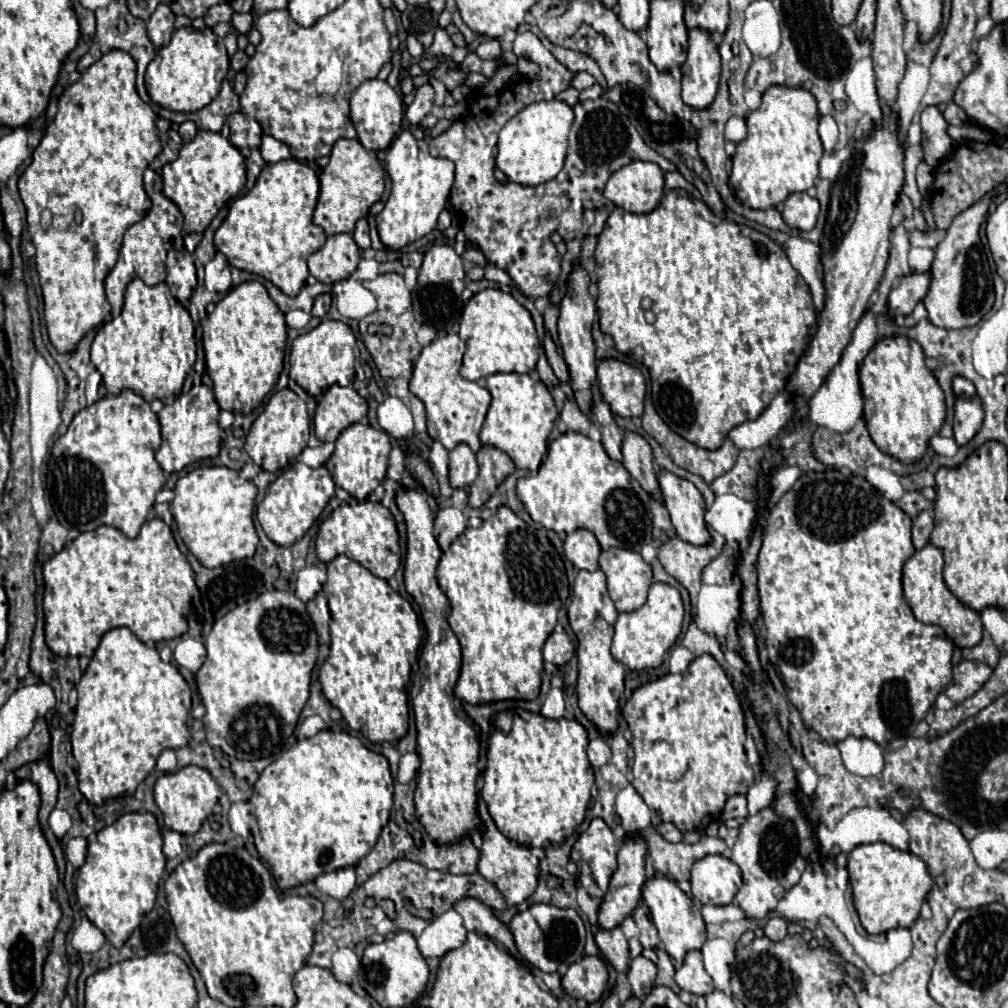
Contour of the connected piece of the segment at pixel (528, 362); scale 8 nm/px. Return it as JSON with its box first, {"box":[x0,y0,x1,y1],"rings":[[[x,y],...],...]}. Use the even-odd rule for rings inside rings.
{"box":[459,288,540,380],"rings":[[[486,288],[474,294],[462,312],[459,337],[466,343],[460,374],[466,380],[482,380],[496,372],[530,372],[539,359],[540,341],[530,312],[512,294]]]}

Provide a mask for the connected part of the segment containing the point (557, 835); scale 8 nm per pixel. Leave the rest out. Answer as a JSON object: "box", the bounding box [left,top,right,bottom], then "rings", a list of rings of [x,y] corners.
{"box":[480,710,594,848],"rings":[[[528,710],[500,712],[496,716],[494,730],[488,738],[484,786],[480,796],[498,830],[506,838],[516,840],[520,846],[544,848],[548,842],[564,842],[582,824],[590,802],[590,790],[594,786],[594,770],[588,762],[586,748],[588,734],[578,720],[550,720]]]}

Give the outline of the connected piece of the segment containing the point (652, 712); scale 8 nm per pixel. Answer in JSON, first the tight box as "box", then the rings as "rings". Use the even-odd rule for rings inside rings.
{"box":[622,656,754,832],"rings":[[[698,656],[690,662],[690,666],[680,672],[680,674],[666,674],[654,682],[646,682],[642,686],[638,686],[632,696],[628,698],[628,702],[622,708],[624,720],[628,722],[628,728],[632,732],[632,748],[634,748],[634,762],[632,762],[632,786],[636,788],[636,792],[644,798],[644,802],[648,804],[650,812],[652,812],[652,826],[658,826],[662,822],[672,822],[680,832],[704,832],[706,826],[710,822],[720,820],[720,814],[724,810],[724,804],[730,796],[734,794],[746,794],[748,786],[754,784],[754,772],[752,768],[746,766],[746,754],[744,754],[744,740],[746,740],[746,720],[744,720],[744,710],[742,704],[732,688],[732,682],[728,680],[726,672],[722,670],[722,666],[712,660],[712,656]]]}

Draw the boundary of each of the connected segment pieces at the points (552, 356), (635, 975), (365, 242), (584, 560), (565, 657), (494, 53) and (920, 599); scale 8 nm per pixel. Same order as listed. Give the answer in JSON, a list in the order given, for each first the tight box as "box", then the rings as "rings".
[{"box":[544,334,570,384],"rings":[[[546,334],[546,340],[544,340],[544,350],[546,350],[546,358],[552,364],[552,370],[560,378],[560,382],[570,384],[570,370],[568,370],[564,358],[556,352],[556,346],[554,346],[554,342],[552,342],[552,338],[548,334]]]},{"box":[628,956,656,996],"rings":[[[644,956],[632,958],[630,970],[628,970],[628,980],[632,984],[634,996],[648,994],[654,986],[654,980],[656,980],[656,964]]]},{"box":[354,218,370,250],"rings":[[[362,218],[358,224],[356,224],[356,230],[354,230],[354,240],[356,240],[356,244],[358,244],[358,248],[362,248],[362,250],[366,250],[366,248],[370,248],[370,236],[368,236],[368,220],[366,218]]]},{"box":[564,528,602,572],"rings":[[[578,528],[578,530],[570,532],[564,540],[566,558],[580,570],[588,570],[588,572],[598,570],[600,552],[602,552],[602,548],[600,548],[596,536],[586,528]]]},{"box":[544,632,574,666],"rings":[[[552,632],[544,644],[544,660],[564,666],[574,656],[574,644],[566,632]]]},{"box":[476,40,502,60],"rings":[[[488,40],[488,42],[482,42],[478,48],[476,48],[476,54],[482,58],[482,60],[494,60],[498,58],[502,52],[502,44],[498,40]]]},{"box":[904,544,982,648],"rings":[[[926,544],[922,550],[916,550],[914,556],[904,564],[904,596],[916,616],[916,620],[924,624],[936,624],[942,626],[944,632],[952,638],[952,642],[960,648],[976,646],[982,640],[982,620],[980,614],[968,606],[964,606],[946,586],[942,578],[942,566],[944,566],[944,554],[940,548]]]}]

